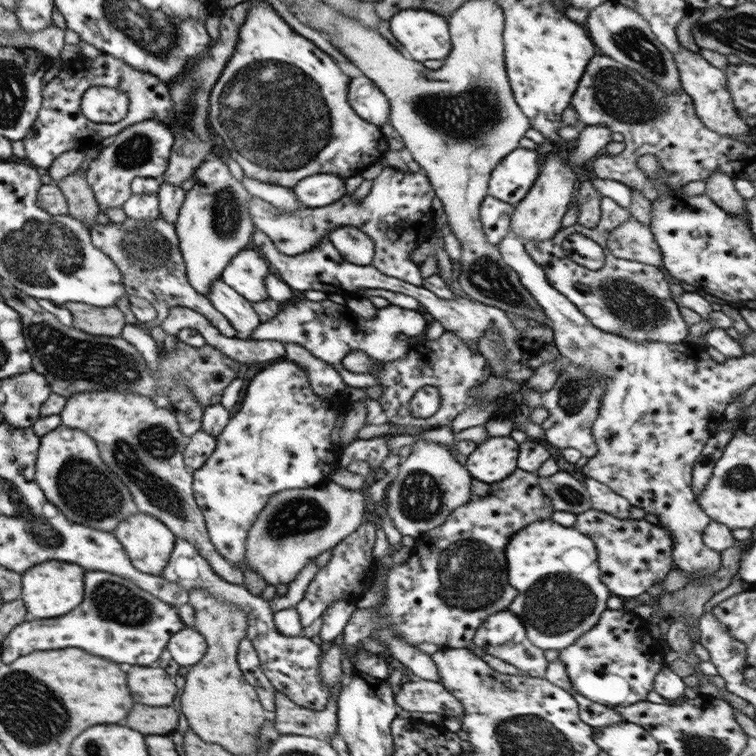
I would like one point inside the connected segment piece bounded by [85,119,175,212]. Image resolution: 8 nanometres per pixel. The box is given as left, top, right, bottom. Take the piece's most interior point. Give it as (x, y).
(140, 150)

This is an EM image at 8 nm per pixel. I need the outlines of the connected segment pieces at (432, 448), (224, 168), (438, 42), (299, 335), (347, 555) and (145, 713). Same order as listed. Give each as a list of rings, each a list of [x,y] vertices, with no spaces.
[[[418,439],[411,445],[412,452],[400,462],[394,471],[392,482],[387,486],[385,501],[387,502],[387,513],[390,515],[394,526],[402,535],[417,538],[419,535],[446,522],[451,512],[474,498],[472,493],[472,481],[474,478],[469,473],[469,470],[460,464],[445,446],[426,439]]]
[[[216,156],[200,163],[193,180],[195,184],[185,192],[174,227],[186,265],[188,284],[207,296],[230,259],[244,250],[257,232],[248,212],[249,198],[253,196],[245,189],[243,181],[238,181],[228,170],[228,165]]]
[[[402,10],[389,18],[390,30],[412,60],[445,60],[452,42],[448,20],[426,10]]]
[[[297,295],[295,300],[282,305],[280,312],[272,320],[260,323],[251,332],[251,339],[298,344],[298,346],[306,348],[315,358],[333,366],[347,386],[364,388],[376,386],[381,378],[371,372],[355,373],[346,370],[343,365],[344,358],[354,351],[360,351],[371,360],[375,360],[377,364],[394,362],[404,357],[410,348],[406,341],[400,341],[396,336],[402,333],[410,338],[416,337],[425,332],[428,323],[429,317],[424,311],[406,310],[396,305],[379,308],[375,310],[372,320],[366,320],[356,312],[352,312],[346,304],[338,304],[328,298],[320,302],[309,301],[302,295]]]
[[[364,519],[362,524],[336,546],[331,548],[332,556],[328,563],[314,575],[307,586],[304,598],[295,606],[299,612],[302,626],[310,626],[316,618],[320,618],[327,608],[337,600],[349,600],[357,604],[374,583],[376,557],[373,555],[377,529],[374,523]]]
[[[136,704],[126,716],[126,726],[142,734],[168,734],[178,728],[179,718],[178,712],[170,706],[150,708]]]

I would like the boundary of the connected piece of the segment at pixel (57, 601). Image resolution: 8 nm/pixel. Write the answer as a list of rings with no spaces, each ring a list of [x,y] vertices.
[[[46,561],[22,573],[21,599],[26,605],[27,612],[37,619],[66,615],[66,612],[70,612],[82,602],[82,592],[85,591],[84,575],[85,570],[80,565],[62,561]]]

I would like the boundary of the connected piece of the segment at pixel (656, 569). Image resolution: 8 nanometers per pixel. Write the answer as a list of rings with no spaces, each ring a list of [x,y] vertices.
[[[590,508],[577,514],[573,527],[594,541],[602,582],[612,595],[623,597],[624,600],[646,597],[648,587],[651,587],[656,579],[664,580],[672,568],[675,540],[663,526],[652,524],[645,519],[622,520]]]

